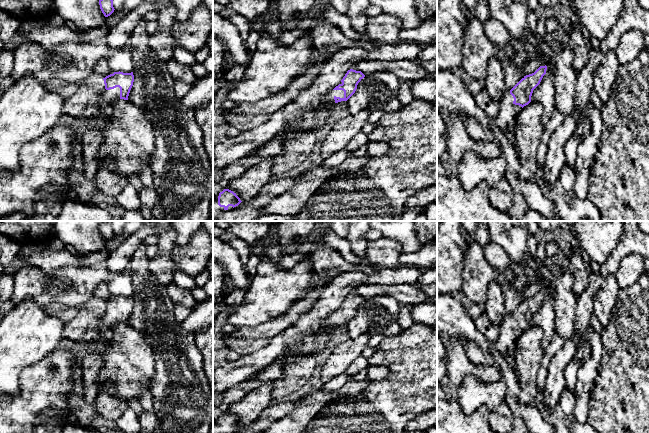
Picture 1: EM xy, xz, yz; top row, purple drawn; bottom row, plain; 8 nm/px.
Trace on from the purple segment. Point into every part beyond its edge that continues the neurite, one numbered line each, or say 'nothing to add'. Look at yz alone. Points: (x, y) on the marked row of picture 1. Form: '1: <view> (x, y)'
1: yz (507, 117)

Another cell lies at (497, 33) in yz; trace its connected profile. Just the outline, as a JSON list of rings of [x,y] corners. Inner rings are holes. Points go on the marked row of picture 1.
[[[489,18],[483,22],[483,28],[488,39],[496,46],[514,44],[510,32],[500,21]]]

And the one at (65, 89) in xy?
[[[58,78],[48,79],[43,82],[45,87],[63,98],[71,97],[80,87],[80,81],[67,82]]]

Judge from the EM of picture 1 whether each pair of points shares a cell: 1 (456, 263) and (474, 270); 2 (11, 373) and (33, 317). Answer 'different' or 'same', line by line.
1: different
2: same

